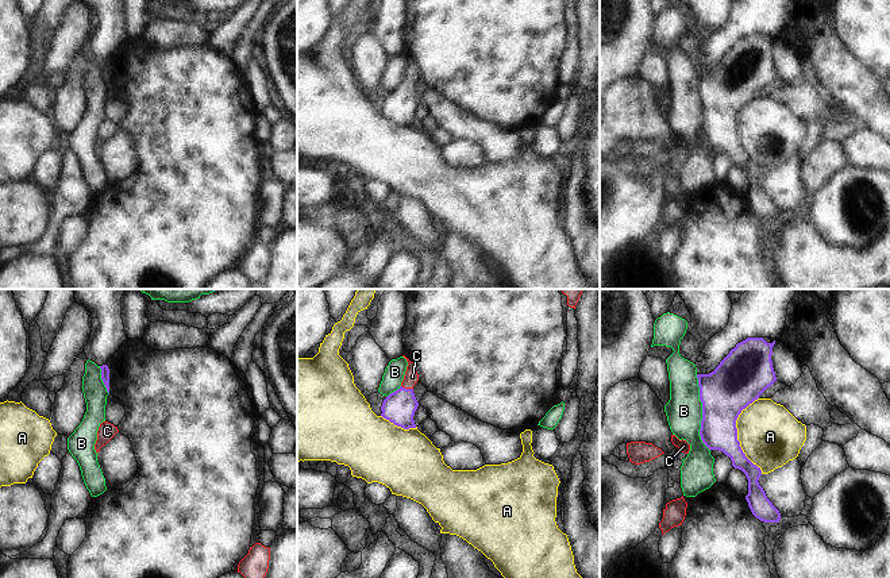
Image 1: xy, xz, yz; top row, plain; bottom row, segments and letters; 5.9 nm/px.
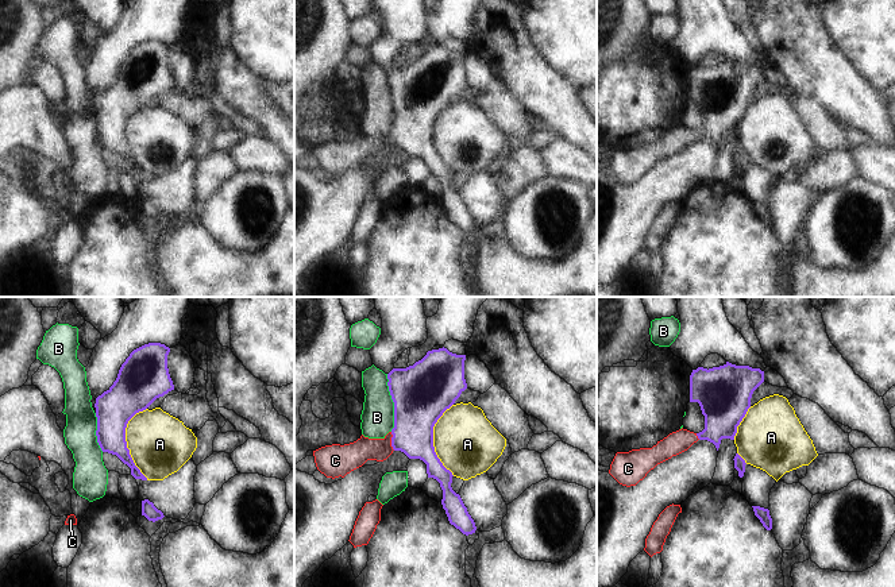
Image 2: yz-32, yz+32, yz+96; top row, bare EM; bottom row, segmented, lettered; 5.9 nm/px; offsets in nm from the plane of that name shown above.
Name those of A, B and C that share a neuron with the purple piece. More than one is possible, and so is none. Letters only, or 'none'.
C

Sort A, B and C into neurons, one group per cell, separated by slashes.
A / B / C

